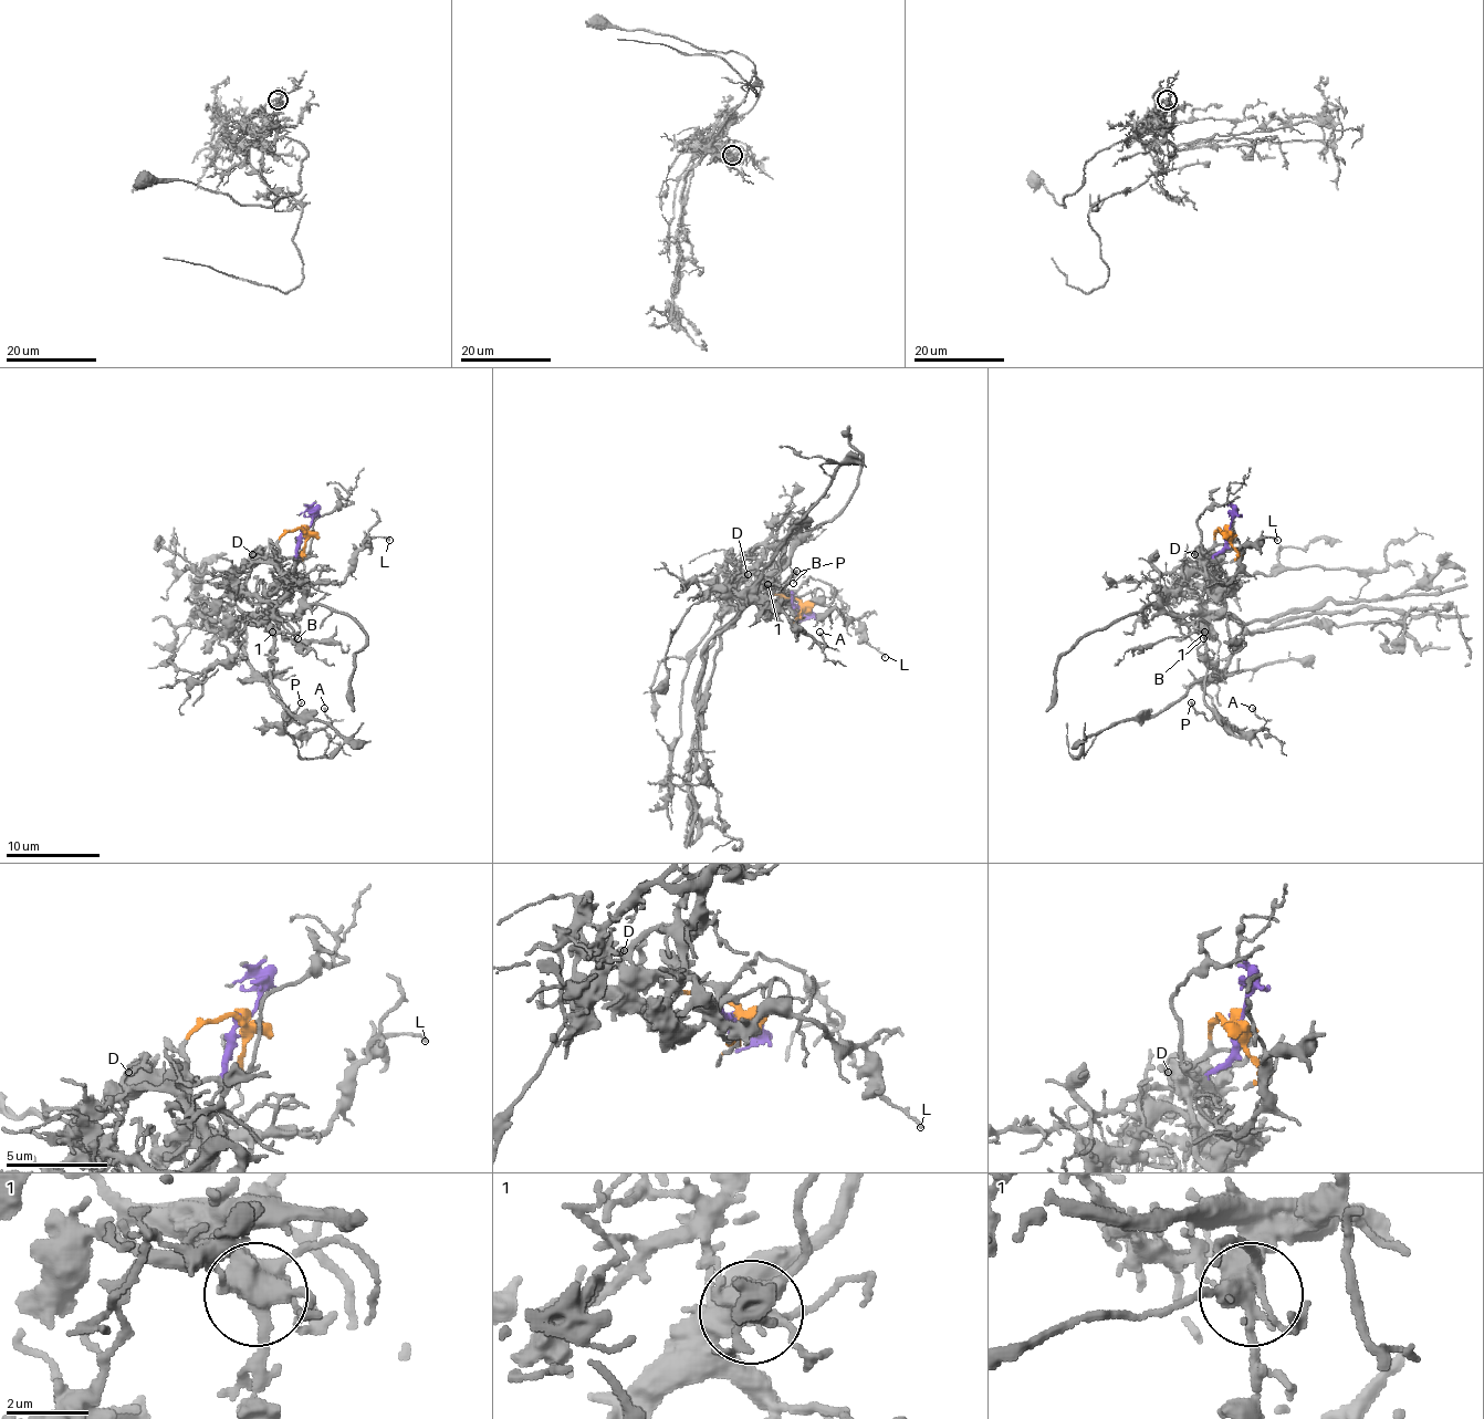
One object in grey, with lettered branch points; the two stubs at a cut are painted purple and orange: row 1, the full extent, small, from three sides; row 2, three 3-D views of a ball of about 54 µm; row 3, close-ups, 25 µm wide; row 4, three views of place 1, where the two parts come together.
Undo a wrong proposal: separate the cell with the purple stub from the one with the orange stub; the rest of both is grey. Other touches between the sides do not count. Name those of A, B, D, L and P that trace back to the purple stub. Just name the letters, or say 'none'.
D

